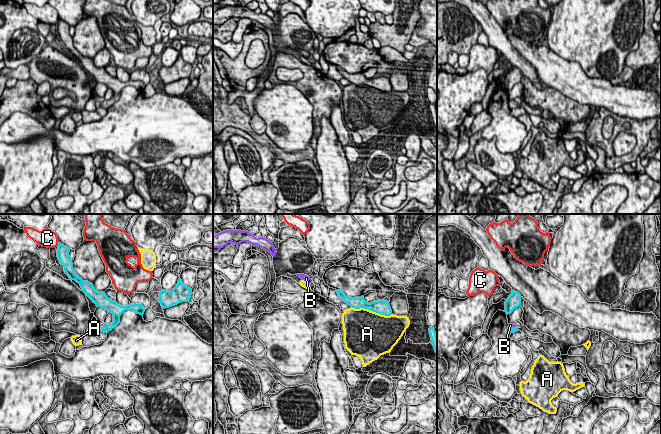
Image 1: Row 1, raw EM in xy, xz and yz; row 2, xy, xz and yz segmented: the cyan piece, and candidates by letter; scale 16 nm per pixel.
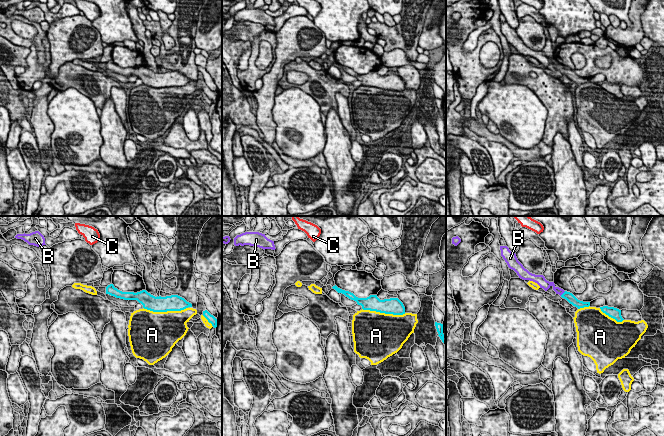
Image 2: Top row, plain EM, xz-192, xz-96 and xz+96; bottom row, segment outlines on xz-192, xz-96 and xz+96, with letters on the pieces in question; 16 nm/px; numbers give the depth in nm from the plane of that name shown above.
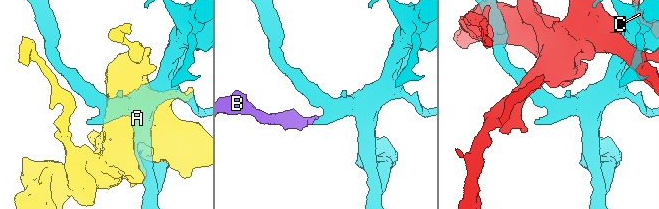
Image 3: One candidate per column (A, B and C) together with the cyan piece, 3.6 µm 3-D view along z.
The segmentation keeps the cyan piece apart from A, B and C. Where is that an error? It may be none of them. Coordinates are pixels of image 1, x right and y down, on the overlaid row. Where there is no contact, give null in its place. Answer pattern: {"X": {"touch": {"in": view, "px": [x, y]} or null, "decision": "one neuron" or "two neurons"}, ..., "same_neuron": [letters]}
{"A": {"touch": {"in": "xz", "px": [372, 310]}, "decision": "two neurons"}, "B": {"touch": {"in": "yz", "px": [512, 327]}, "decision": "one neuron"}, "C": {"touch": {"in": "xy", "px": [58, 243]}, "decision": "two neurons"}, "same_neuron": ["B"]}

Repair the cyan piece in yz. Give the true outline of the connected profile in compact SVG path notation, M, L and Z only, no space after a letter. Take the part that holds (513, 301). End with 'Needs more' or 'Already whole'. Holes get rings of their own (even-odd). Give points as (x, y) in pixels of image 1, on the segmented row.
M512 290L512 293L505 301L505 312L506 314L511 314L513 310L521 305L521 295Z. Already whole

